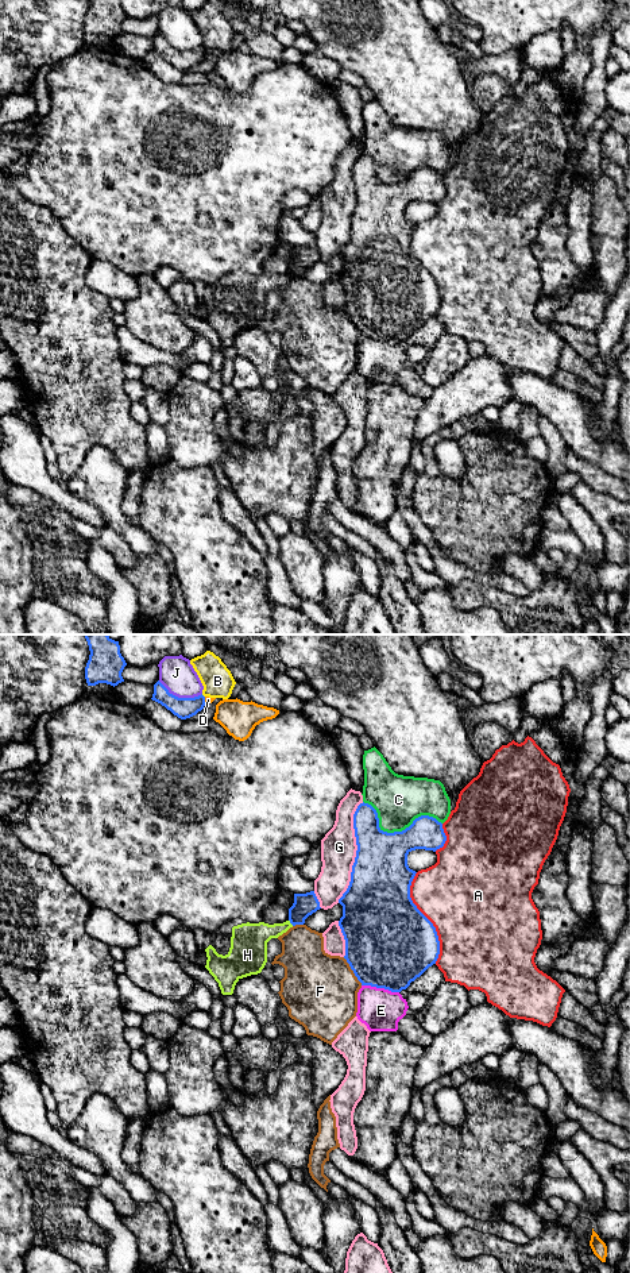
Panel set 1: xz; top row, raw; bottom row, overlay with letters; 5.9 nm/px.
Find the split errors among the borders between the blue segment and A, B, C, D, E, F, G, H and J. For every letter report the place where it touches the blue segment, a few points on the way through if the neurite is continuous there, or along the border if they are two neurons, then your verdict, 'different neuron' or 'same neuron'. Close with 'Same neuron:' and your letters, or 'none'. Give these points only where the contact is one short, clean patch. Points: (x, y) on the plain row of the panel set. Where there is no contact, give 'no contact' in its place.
A: contact xz (426, 270); different neuron
B: contact xz (203, 47); different neuron
C: contact xz (397, 184); different neuron
D: contact xz (204, 53); different neuron
E: contact xz (381, 339); different neuron
F: contact xz (352, 321); different neuron
G: contact xz (356, 204); different neuron
H: contact xz (290, 274); border xz (289, 272), (293, 277); different neuron
J: contact xz (180, 50); different neuron
Same neuron: none

